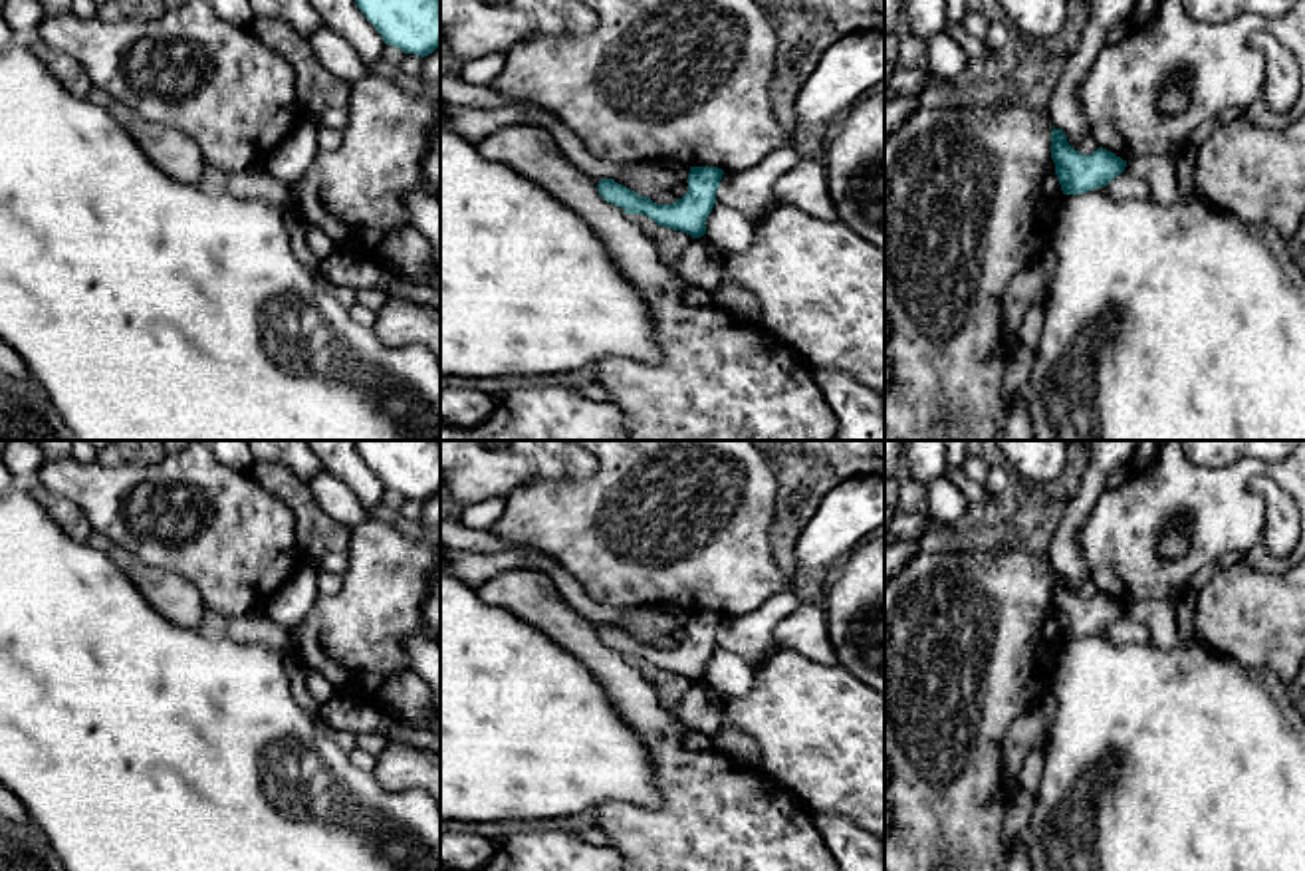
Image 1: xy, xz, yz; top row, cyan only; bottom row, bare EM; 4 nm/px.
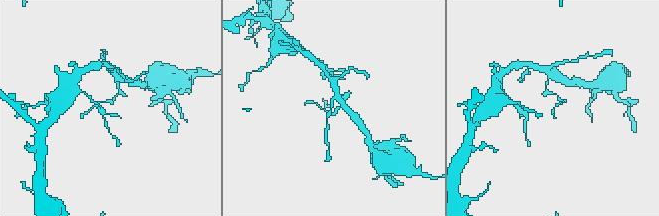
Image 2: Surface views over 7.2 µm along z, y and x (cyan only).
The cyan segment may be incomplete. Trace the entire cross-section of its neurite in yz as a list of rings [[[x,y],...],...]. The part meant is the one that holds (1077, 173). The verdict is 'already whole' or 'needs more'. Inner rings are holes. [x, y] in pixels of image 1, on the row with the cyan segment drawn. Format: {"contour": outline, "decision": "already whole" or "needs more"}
{"contour": [[[1055,127],[1051,131],[1051,159],[1063,194],[1107,187],[1127,167],[1127,161],[1101,147],[1091,155],[1081,155],[1067,143],[1065,133]]], "decision": "already whole"}

